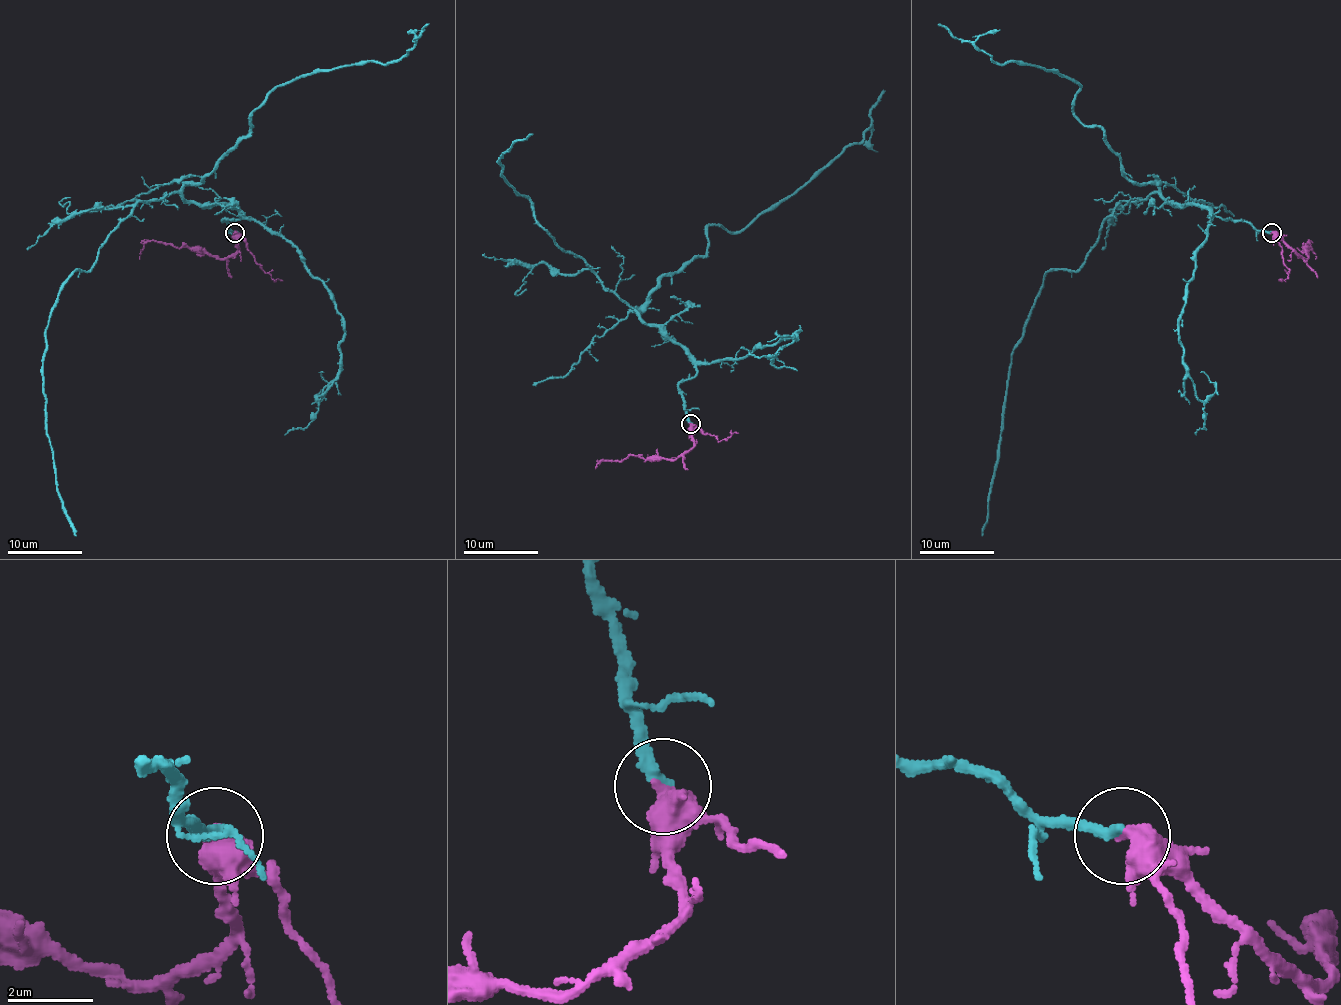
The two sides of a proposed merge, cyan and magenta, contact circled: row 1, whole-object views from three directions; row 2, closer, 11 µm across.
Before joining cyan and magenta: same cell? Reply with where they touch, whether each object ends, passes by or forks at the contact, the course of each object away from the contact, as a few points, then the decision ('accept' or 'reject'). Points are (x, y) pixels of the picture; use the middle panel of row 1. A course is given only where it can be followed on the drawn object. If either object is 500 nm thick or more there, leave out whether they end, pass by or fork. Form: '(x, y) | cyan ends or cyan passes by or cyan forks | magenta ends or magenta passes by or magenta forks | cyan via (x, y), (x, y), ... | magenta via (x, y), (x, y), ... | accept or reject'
(691, 423) | cyan via (691, 424), (678, 386), (697, 362), (564, 250), (502, 175), (502, 153), (532, 134) | magenta via (691, 424), (693, 446), (680, 456), (665, 459), (629, 456), (620, 461), (605, 461), (596, 469) | accept

